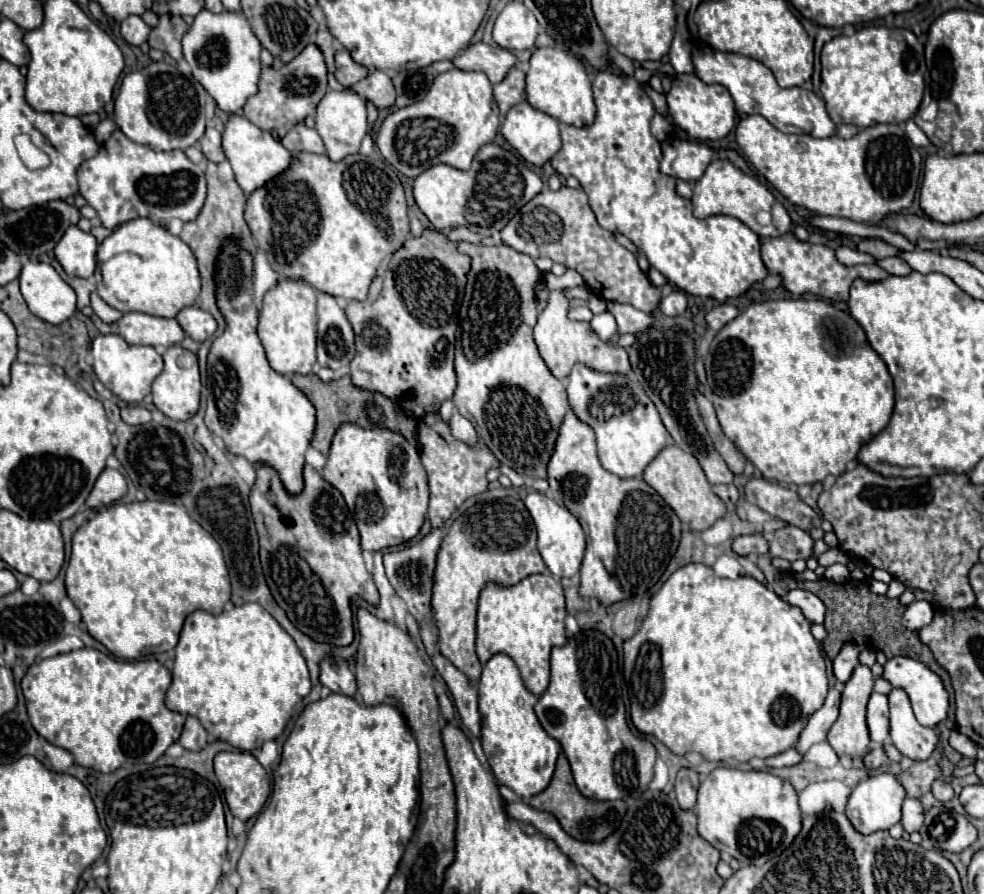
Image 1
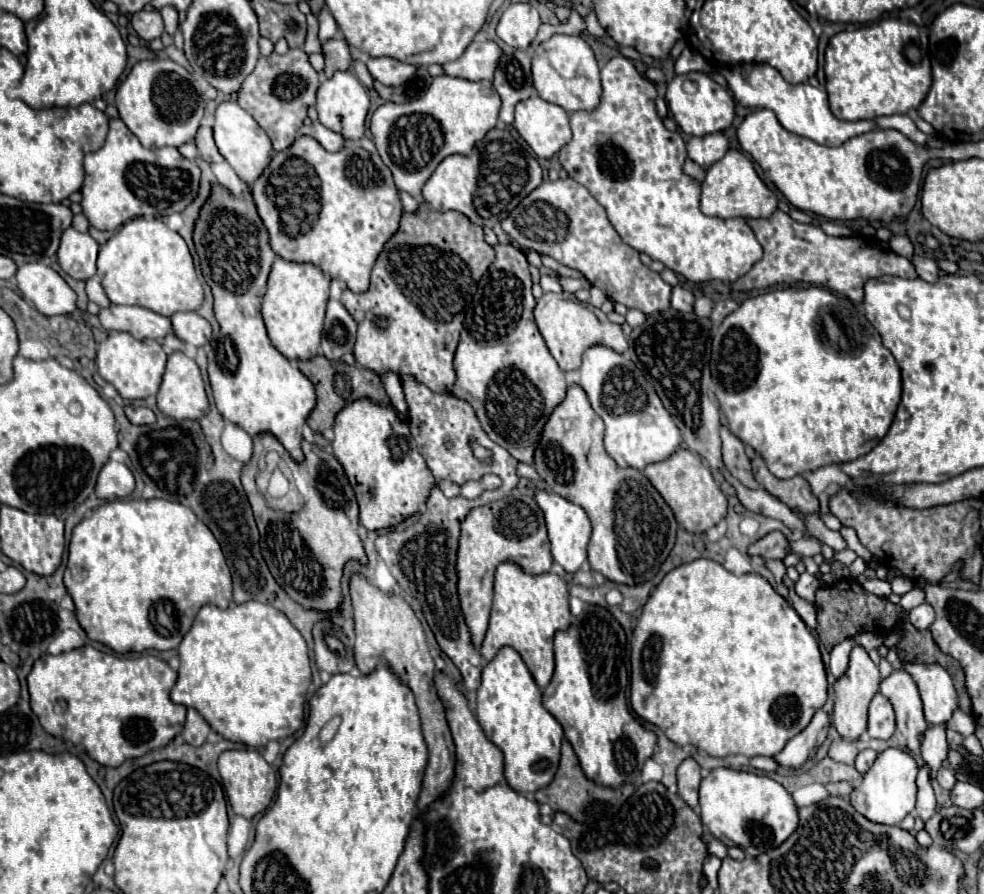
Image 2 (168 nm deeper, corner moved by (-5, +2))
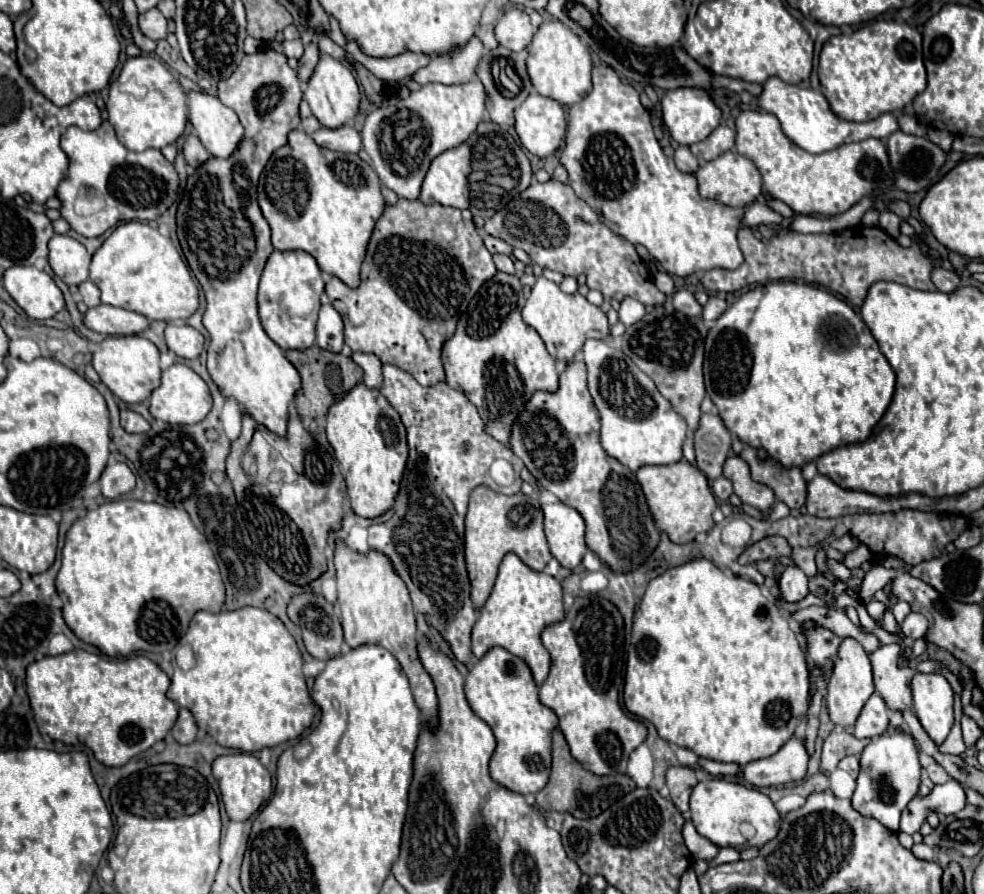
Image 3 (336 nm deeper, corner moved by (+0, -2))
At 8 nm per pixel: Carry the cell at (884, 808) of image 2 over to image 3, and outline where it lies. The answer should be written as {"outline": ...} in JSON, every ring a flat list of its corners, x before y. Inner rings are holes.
{"outline":[[894,731,874,737,860,755,860,775,858,775,858,787,852,795,852,807,862,817,872,817,882,825,886,825,890,831,898,831,900,813,918,793,920,771,922,767,918,761,916,743,910,735]]}

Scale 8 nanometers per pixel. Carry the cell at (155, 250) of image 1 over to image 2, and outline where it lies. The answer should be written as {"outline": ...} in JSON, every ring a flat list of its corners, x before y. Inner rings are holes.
{"outline":[[131,219,101,247,97,257,101,285,115,305,139,305,163,317,177,311,197,311,204,302,204,285,187,243,161,219]]}

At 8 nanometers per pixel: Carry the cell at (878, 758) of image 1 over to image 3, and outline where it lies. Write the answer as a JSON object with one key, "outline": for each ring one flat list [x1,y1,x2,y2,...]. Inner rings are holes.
{"outline":[[850,755,850,757,844,757,842,761,840,761,840,765,838,765,840,769,844,769,844,771,848,771,852,777,856,777,858,775,858,771,860,771,860,763,858,763,858,757,856,755]]}

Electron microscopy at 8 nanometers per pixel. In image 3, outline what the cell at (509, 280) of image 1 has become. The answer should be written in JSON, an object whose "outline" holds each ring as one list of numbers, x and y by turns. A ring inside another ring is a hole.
{"outline":[[498,271,484,283,484,291,480,289,470,301,468,311,458,321,454,337,446,341,442,349,446,383,456,391,462,389,468,401,478,409,484,431,506,447,510,447,512,425,532,395,536,391,554,393,558,389,554,359,536,329,522,321,524,303,520,279]]}

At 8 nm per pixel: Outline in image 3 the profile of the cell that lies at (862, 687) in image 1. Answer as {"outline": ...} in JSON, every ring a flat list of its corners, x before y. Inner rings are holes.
{"outline":[[848,637,842,641,840,649,838,649,838,661,832,669,830,675,830,683,828,683,828,693,826,693,826,707,828,707,828,715,830,721,834,725,842,725,852,727,864,707,864,703,868,701,868,697,874,693,874,683,872,683,872,665,870,665,870,657,866,655,866,651,862,649,862,645]]}

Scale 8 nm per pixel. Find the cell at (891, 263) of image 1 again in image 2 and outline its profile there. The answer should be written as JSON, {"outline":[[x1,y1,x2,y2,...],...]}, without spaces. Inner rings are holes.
{"outline":[[915,255,911,261,913,261,913,265,915,265,915,269,917,269,921,279,925,279,929,283,935,283,939,279,939,265,937,265,937,261,921,257,921,255]]}

